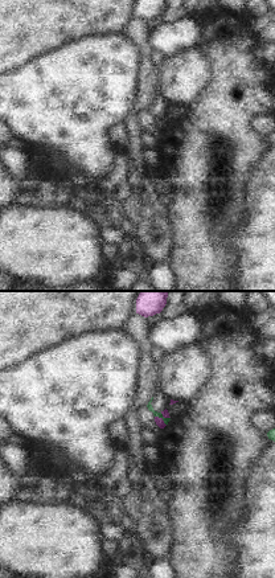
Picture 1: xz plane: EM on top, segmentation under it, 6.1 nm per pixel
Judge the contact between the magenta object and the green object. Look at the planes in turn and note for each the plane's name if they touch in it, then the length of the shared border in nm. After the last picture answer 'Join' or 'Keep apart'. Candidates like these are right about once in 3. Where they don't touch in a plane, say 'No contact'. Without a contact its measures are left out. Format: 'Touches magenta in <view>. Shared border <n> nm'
Touches magenta in xz. Shared border 100 nm

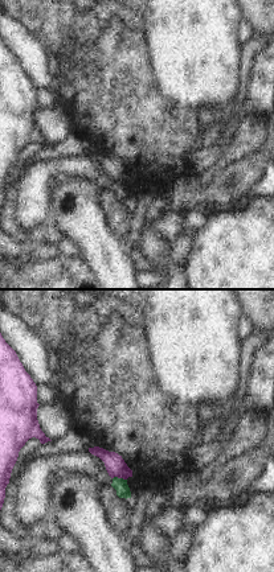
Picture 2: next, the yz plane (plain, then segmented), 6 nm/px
Touches magenta in yz. Shared border 90 nm

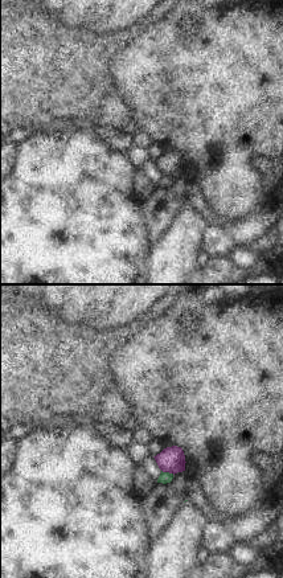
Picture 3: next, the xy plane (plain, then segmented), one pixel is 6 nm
Touches magenta in xy. Shared border 80 nm

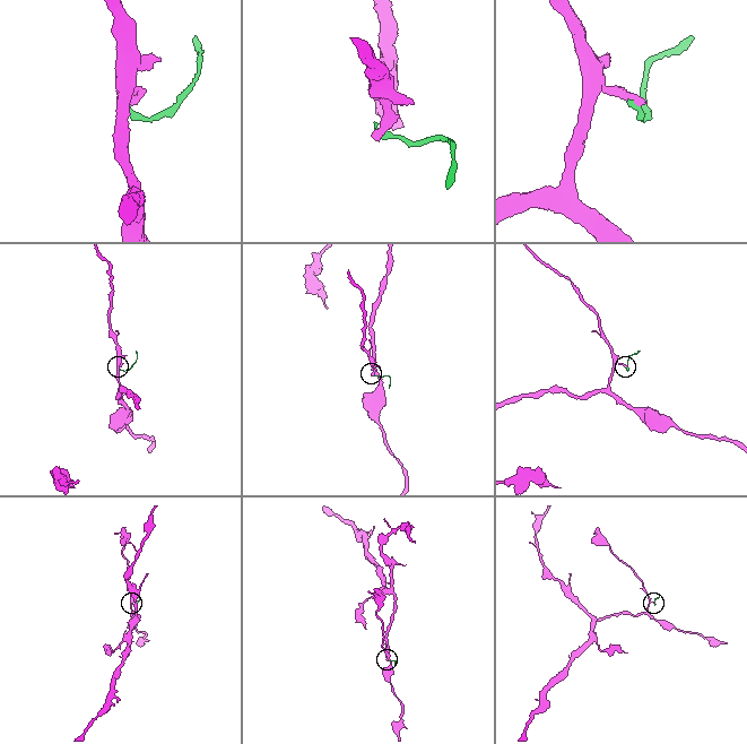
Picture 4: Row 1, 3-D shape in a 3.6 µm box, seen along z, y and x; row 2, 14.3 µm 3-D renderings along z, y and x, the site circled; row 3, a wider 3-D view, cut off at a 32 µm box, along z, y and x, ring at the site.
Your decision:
Keep apart

